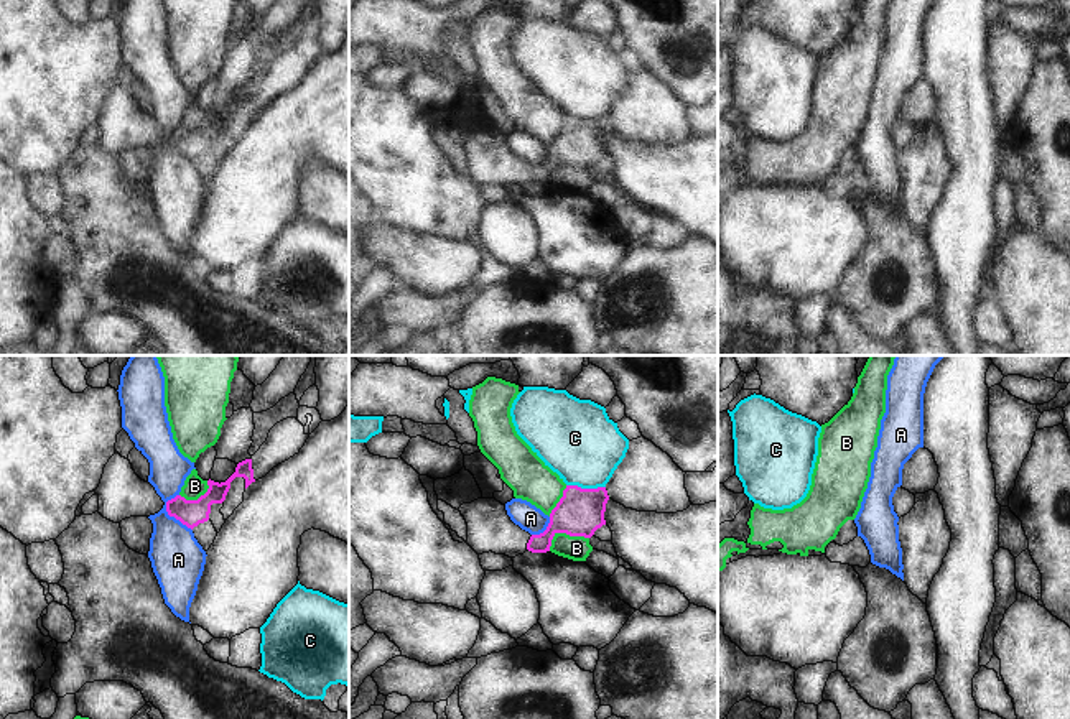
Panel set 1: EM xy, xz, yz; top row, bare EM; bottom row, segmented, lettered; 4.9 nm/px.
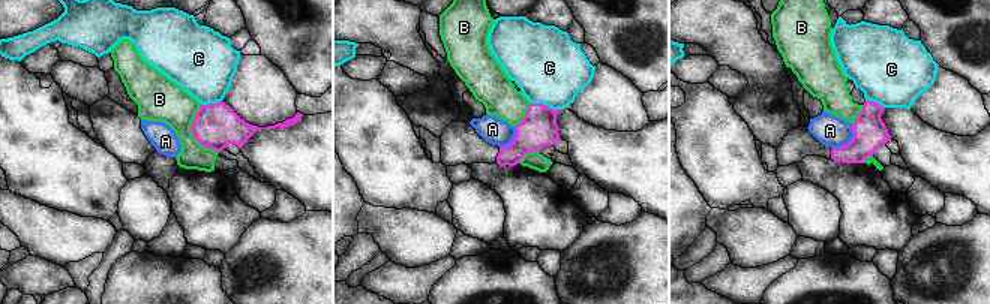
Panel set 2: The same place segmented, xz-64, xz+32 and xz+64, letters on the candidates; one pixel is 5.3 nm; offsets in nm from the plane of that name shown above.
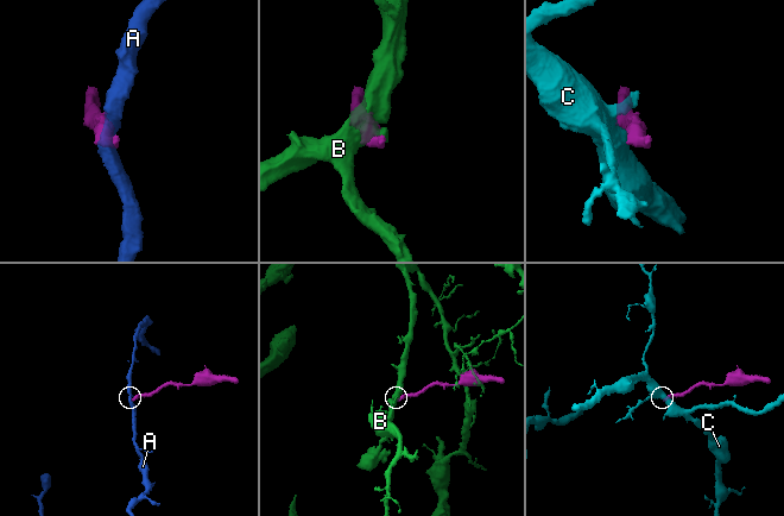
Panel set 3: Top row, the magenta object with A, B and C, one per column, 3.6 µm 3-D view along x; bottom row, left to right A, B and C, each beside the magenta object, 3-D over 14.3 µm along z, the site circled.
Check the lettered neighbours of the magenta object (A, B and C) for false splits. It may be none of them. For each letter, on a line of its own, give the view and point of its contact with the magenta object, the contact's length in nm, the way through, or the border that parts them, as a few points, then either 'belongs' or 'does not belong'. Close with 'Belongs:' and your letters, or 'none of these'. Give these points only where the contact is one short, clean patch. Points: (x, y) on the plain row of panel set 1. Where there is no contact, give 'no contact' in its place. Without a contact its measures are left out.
A: contact xy (170, 147); length 200 nm; border xy (176, 125), (167, 134), (167, 143), (191, 162); does not belong
B: contact xz (563, 163); length 220 nm; border xz (588, 170), (557, 165), (548, 181); does not belong
C: contact xz (586, 120); length 190 nm; border xz (567, 115), (604, 119); does not belong
Belongs: none of these

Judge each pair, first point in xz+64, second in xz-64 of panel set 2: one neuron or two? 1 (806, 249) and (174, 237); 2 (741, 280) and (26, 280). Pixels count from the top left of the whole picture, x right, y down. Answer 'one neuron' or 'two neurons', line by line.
1: two neurons
2: one neuron

